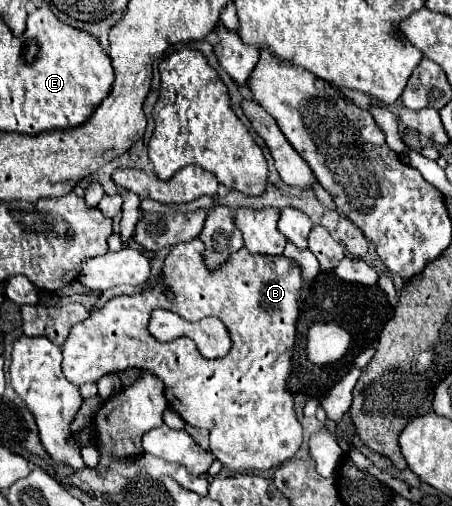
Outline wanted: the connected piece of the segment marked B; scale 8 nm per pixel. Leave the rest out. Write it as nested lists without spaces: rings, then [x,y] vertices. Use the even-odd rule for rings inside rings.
[[[199,238],[173,246],[163,262],[157,286],[133,296],[115,296],[101,310],[93,310],[85,322],[73,326],[67,336],[67,344],[63,344],[63,374],[71,384],[81,386],[85,382],[97,382],[103,374],[125,370],[129,366],[149,370],[165,382],[165,398],[169,408],[177,410],[187,424],[209,430],[209,450],[223,466],[235,472],[269,470],[289,460],[299,450],[303,440],[301,424],[297,422],[293,410],[293,396],[287,392],[295,344],[295,320],[299,316],[297,294],[303,286],[301,270],[285,256],[251,256],[247,248],[241,248],[227,264],[223,264],[223,268],[211,272],[203,264],[203,250],[205,246]],[[167,288],[173,290],[175,298],[165,296]],[[155,308],[177,312],[187,322],[197,322],[205,316],[225,320],[225,326],[233,338],[229,354],[219,360],[207,360],[187,336],[171,342],[157,342],[147,330],[147,322]]]

